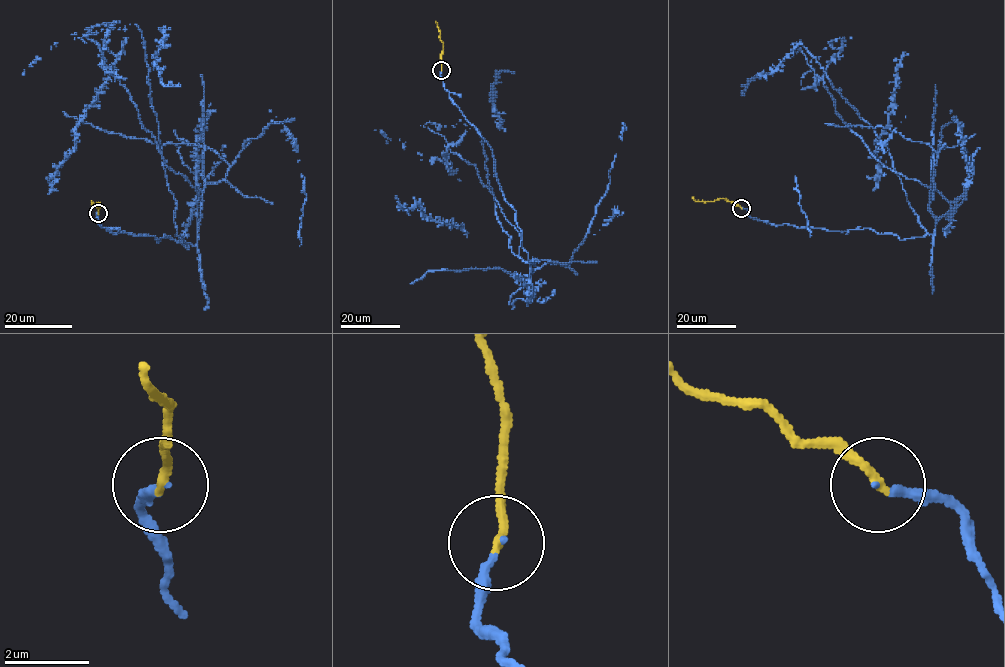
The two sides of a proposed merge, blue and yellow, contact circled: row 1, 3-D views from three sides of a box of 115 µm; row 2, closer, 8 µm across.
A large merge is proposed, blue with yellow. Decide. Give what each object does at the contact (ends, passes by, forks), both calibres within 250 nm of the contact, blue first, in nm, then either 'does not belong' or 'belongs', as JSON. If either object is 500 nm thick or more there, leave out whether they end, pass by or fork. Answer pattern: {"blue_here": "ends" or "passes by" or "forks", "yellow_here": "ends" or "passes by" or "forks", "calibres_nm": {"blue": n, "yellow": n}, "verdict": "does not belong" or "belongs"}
{"blue_here": "ends", "yellow_here": "ends", "calibres_nm": {"blue": 160, "yellow": 240}, "verdict": "belongs"}

